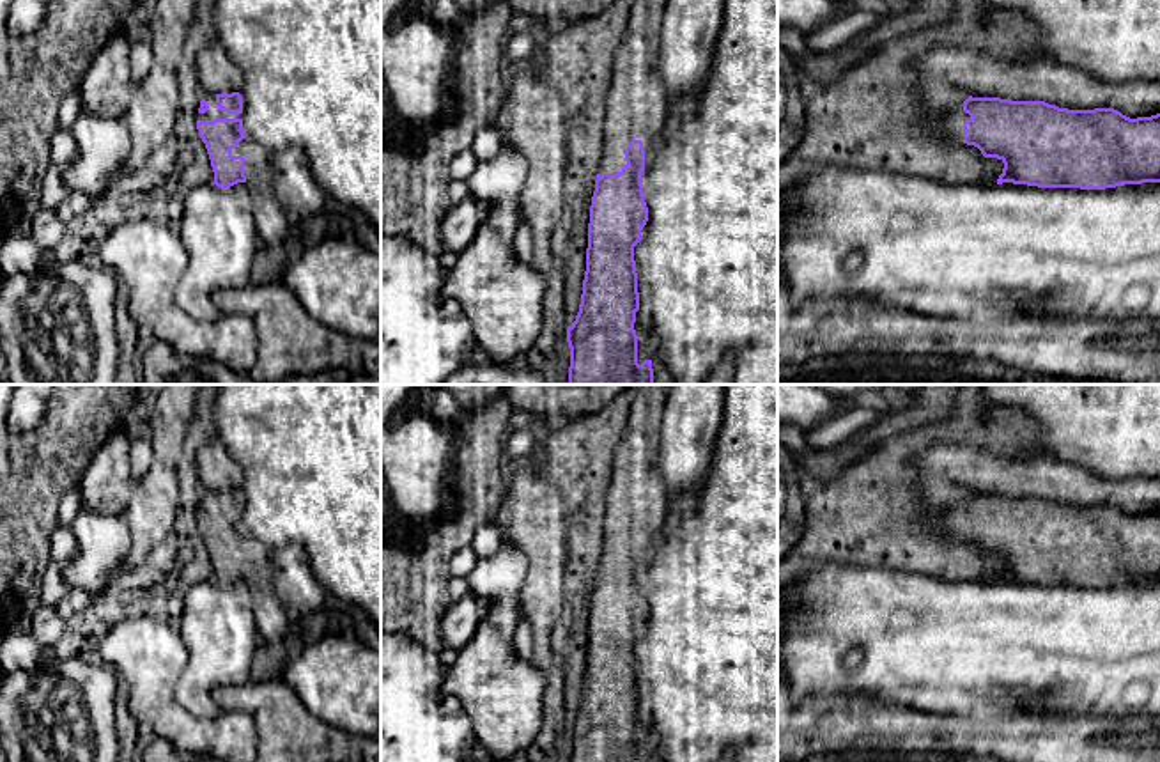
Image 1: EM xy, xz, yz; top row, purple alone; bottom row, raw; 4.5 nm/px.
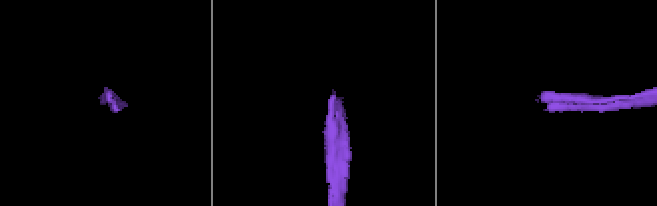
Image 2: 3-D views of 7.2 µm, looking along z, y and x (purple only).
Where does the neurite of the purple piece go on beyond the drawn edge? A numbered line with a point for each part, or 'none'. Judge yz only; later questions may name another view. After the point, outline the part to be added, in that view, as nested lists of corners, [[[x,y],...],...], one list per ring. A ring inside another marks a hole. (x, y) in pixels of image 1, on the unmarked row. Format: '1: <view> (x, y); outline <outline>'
1: yz (950, 513); outline [[[949,491],[946,494],[937,494],[924,503],[924,509],[932,512],[940,525],[956,537],[963,537],[963,519],[971,516],[963,509],[963,498],[969,493]]]

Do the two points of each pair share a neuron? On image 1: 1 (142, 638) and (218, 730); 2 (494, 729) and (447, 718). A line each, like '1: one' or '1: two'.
1: one
2: two

